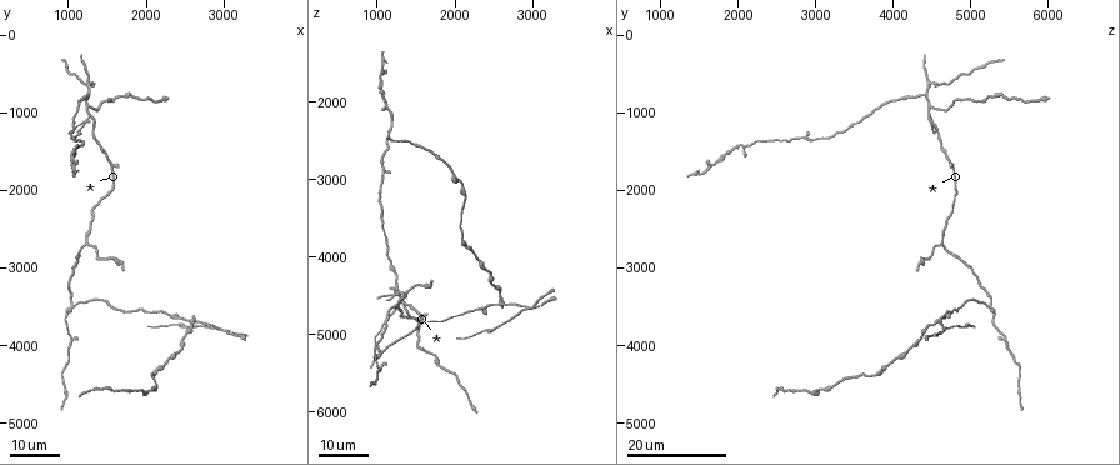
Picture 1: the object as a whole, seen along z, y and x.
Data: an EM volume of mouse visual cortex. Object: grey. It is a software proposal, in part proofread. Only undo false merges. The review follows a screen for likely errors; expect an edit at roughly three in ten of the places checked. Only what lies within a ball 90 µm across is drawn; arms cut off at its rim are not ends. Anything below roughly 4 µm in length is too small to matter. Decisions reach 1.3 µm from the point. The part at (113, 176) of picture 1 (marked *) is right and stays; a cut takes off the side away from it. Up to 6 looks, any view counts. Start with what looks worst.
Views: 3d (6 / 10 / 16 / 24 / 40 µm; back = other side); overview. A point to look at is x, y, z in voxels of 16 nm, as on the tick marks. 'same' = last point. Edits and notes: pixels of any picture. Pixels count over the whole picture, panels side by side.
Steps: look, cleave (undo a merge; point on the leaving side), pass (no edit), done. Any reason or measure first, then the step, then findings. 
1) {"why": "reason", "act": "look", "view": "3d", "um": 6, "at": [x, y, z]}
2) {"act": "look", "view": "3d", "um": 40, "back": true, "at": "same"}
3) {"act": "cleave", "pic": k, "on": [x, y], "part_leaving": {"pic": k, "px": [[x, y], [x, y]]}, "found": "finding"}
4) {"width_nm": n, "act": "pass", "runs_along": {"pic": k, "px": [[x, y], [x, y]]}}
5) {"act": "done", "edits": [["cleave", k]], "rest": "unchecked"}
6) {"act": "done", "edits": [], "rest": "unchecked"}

{"why": "side arm on a straight run", "act": "look", "view": "3d", "um": 24, "at": [2900, 3750, 4650]}

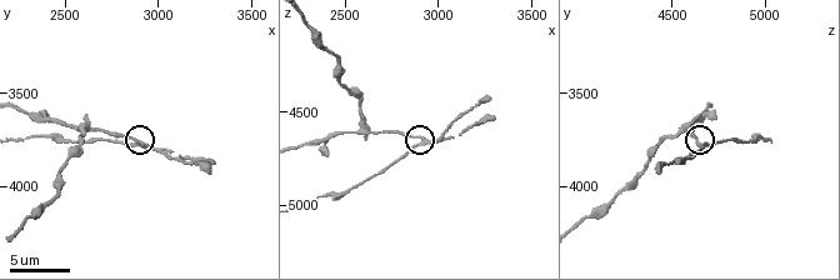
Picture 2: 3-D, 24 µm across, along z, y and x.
{"why": "closer look", "act": "look", "view": "3d", "um": 10, "at": [2920, 3780, 4680]}

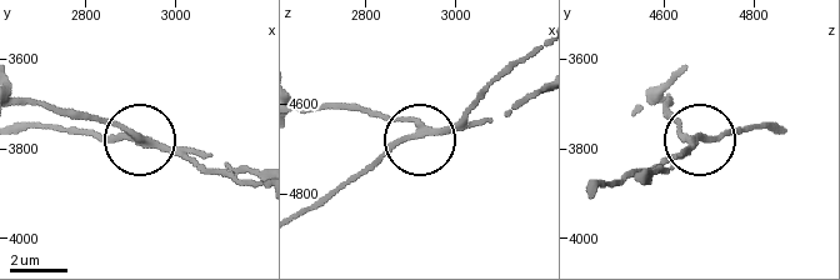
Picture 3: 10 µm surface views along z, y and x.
{"act": "cleave", "pic": 3, "on": [118, 136], "part_leaving": {"pic": 3, "px": [[156, 146], [23, 128]]}, "found": "two neurons meet here"}

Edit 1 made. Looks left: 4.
{"why": "redraw", "act": "look", "view": "overview"}

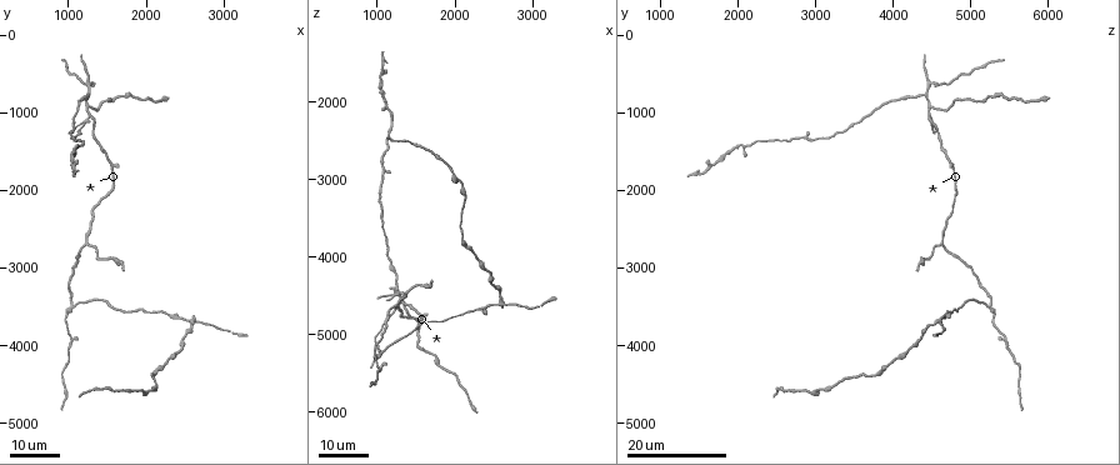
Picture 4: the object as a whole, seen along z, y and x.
{"act": "look", "view": "3d", "um": 24, "at": [1300, 650, 4500]}

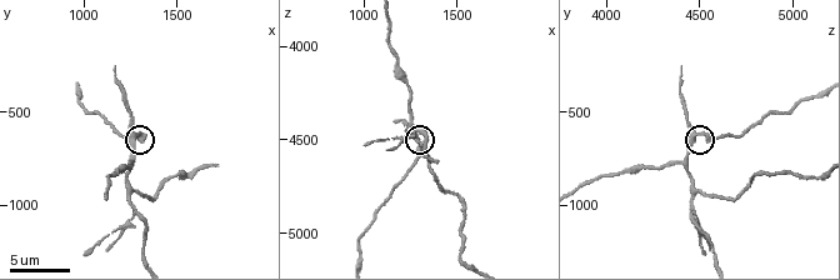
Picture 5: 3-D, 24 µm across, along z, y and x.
{"why": "zoom in", "act": "look", "view": "3d", "um": 6, "at": [1280, 640, 4480]}

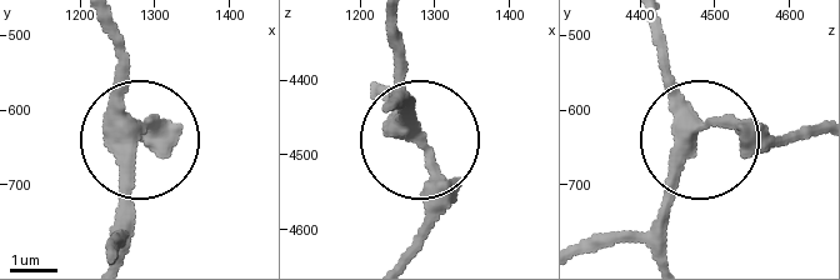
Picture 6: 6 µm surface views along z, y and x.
{"act": "pass", "runs_along": {"pic": 6, "px": [[663, 254], [663, 195], [694, 123], [654, 44]]}, "found": "all the same neuron"}

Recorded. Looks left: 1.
{"why": "arms part here", "act": "look", "view": "3d", "um": 6, "at": [1260, 1040, 4480]}

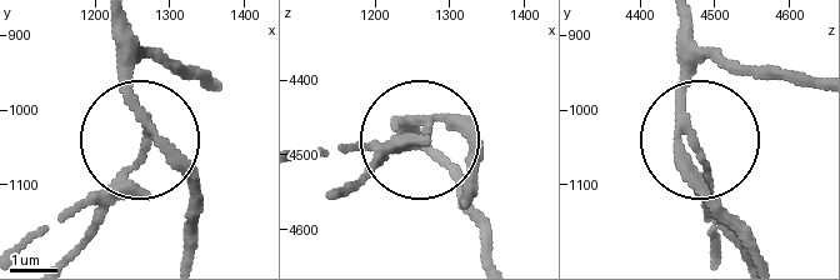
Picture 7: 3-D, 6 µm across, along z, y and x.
{"arms": 3, "act": "cleave", "pic": 7, "on": [149, 198], "part_leaving": {"pic": 7, "px": [[145, 128], [110, 183], [26, 235]]}, "found": "two neurons meet here"}

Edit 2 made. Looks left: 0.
{"act": "done", "edits": [["cleave", 3], ["cleave", 7]], "rest": "unchecked"}

